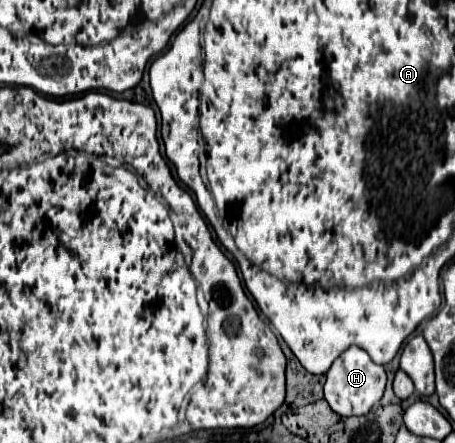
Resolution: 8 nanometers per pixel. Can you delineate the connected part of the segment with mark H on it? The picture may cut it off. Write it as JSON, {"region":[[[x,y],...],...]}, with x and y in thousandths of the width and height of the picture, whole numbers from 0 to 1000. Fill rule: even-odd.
{"region":[[[767,783],[758,797],[749,797],[727,833],[719,837],[719,865],[714,865],[714,905],[723,919],[745,932],[749,941],[771,937],[807,937],[815,919],[842,896],[846,878],[846,833],[815,815],[815,806],[789,788]]]}

